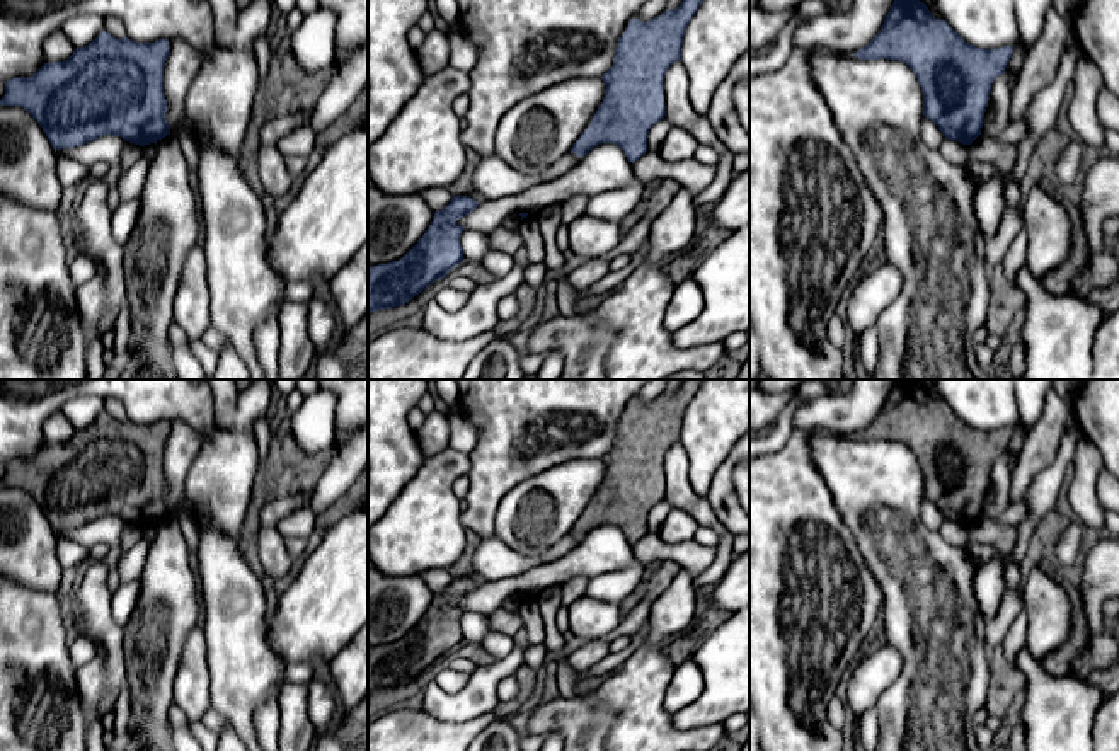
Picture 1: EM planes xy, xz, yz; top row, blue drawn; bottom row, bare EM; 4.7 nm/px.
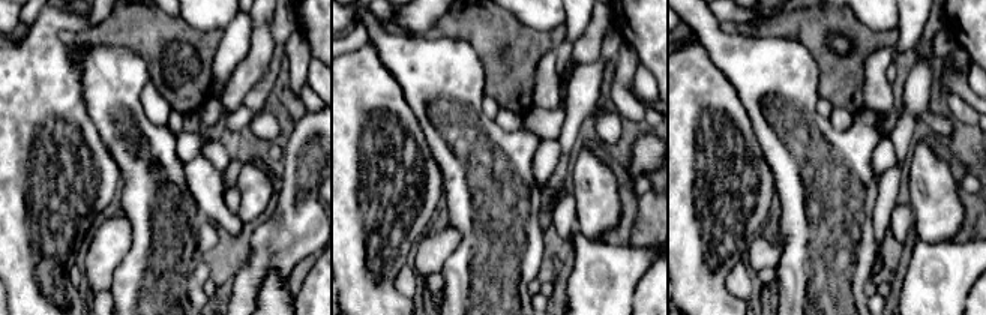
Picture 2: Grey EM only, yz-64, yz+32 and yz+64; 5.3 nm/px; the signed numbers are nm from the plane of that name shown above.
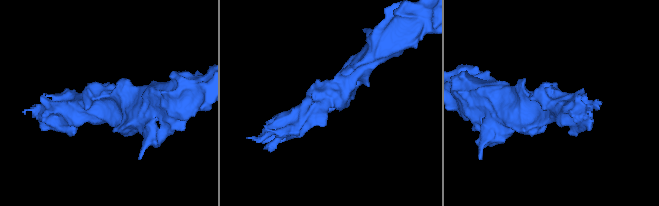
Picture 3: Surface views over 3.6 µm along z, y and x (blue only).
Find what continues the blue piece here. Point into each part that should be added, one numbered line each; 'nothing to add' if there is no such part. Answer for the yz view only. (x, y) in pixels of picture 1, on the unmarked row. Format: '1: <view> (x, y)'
nothing to add

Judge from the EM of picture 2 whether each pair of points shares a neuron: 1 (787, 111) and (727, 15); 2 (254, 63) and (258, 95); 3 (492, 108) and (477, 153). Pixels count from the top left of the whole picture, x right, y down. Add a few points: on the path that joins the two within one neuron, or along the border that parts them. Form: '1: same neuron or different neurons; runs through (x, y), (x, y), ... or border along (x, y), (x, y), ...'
1: different neurons; border along (713, 15), (719, 23)
2: different neurons; border along (260, 81), (246, 95), (242, 105)
3: different neurons; border along (483, 95), (482, 111), (492, 119)

